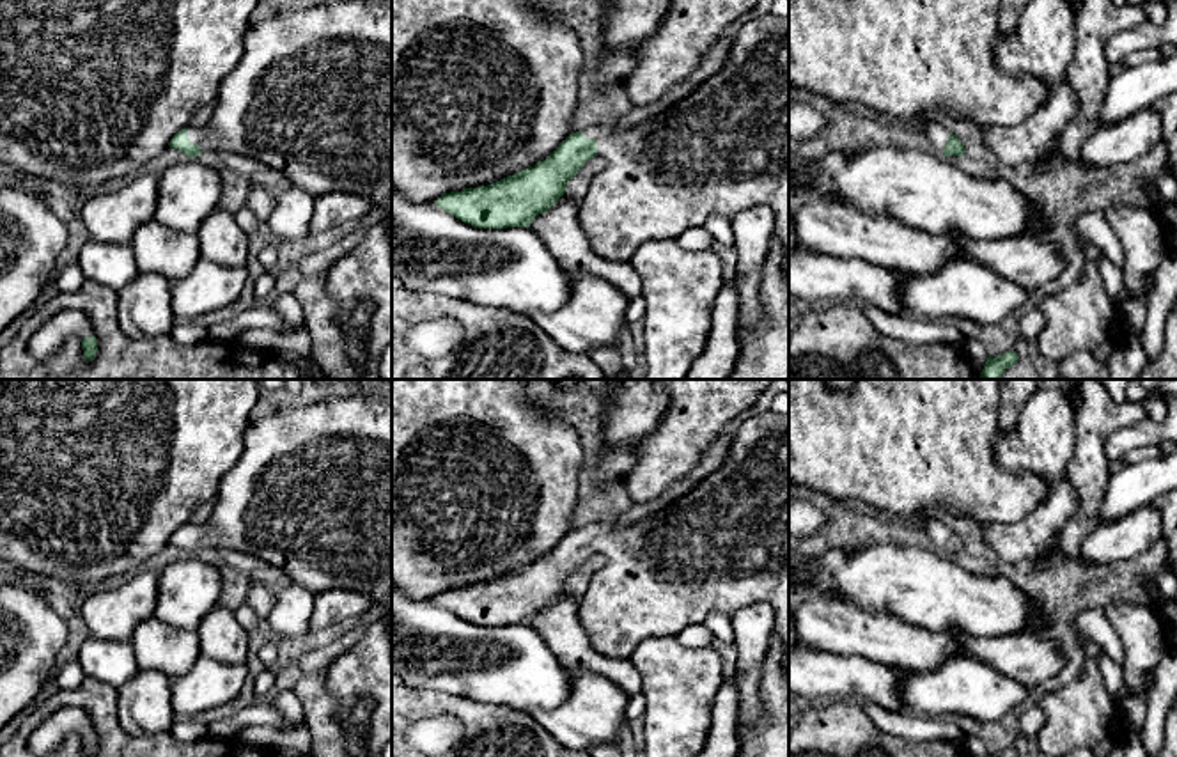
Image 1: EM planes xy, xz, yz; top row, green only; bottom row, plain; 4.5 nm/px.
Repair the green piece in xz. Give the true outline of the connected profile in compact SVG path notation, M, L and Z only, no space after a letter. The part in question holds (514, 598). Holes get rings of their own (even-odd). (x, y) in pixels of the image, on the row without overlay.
M771 410L744 420L730 443L725 463L688 495L636 525L592 523L571 530L546 557L487 583L443 590L434 601L457 617L479 626L530 624L564 590L567 580L585 558L601 553L606 564L592 576L578 620L590 645L612 659L629 659L645 638L677 636L691 624L702 624L709 613L729 619L750 606L768 603L775 610L773 631L783 645L783 668L789 675L789 413Z

